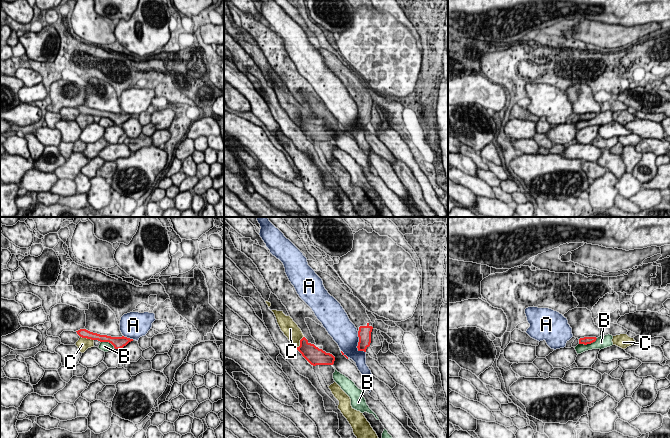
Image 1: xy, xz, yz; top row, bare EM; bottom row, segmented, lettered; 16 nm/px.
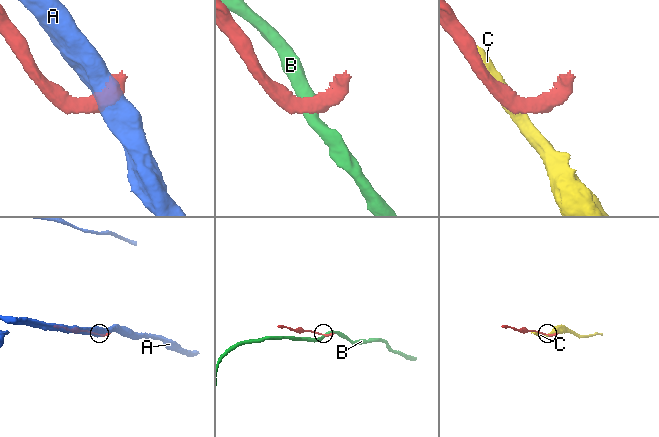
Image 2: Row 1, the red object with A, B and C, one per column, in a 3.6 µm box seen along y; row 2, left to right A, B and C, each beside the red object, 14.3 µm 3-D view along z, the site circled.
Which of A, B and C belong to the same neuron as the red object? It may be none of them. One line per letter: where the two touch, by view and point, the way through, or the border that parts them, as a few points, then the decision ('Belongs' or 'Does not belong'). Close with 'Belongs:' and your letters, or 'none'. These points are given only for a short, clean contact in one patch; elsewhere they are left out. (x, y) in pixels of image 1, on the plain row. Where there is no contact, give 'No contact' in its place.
A: Touches red at xz (358, 120). Does not belong
B: Touches red at yz (588, 119). Boundary: yz (597, 114), (590, 119), (579, 120). Does not belong
C: Touches red at xy (87, 114). Does not belong
Belongs: none

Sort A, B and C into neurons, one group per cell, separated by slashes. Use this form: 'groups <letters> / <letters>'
groups A / B / C

